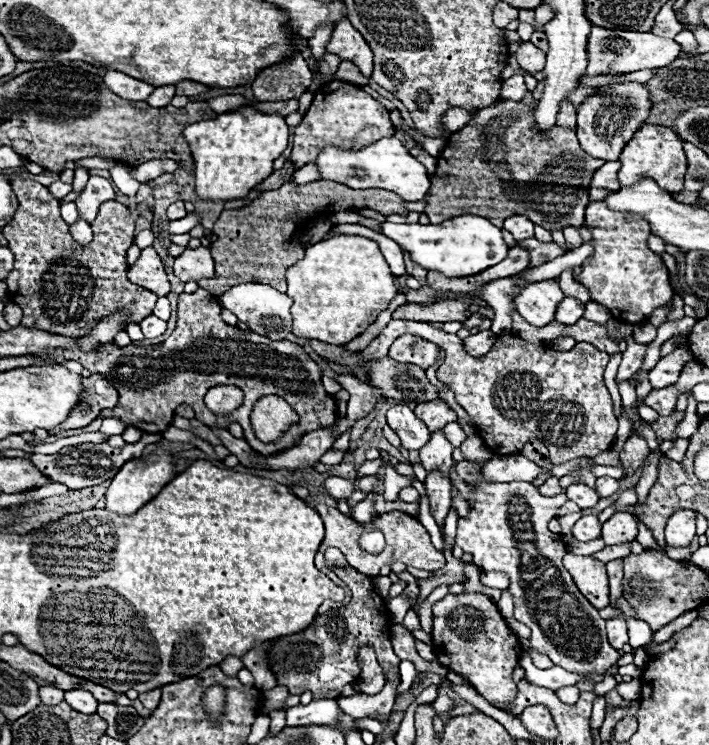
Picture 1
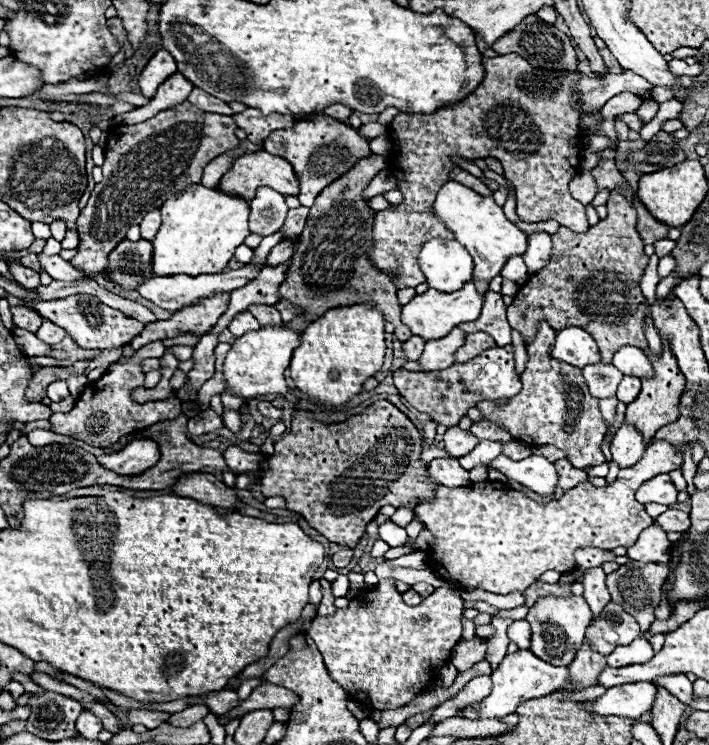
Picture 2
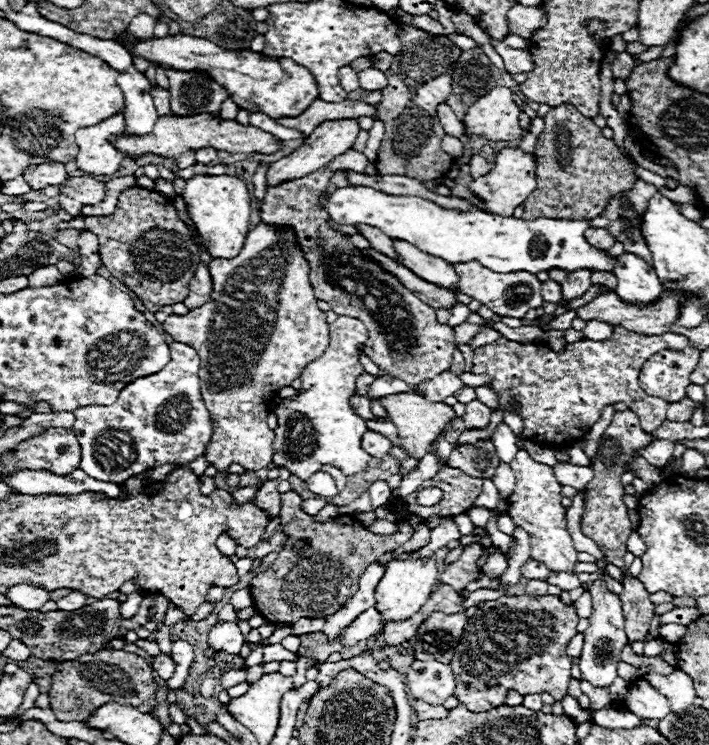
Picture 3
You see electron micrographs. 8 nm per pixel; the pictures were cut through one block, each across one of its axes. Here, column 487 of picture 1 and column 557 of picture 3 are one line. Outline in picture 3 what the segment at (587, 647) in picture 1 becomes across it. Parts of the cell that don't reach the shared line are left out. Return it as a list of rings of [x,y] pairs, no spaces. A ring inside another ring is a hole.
[[[518,450],[516,460],[512,460],[510,468],[512,472],[516,472],[516,488],[508,498],[508,516],[514,520],[516,526],[528,532],[532,560],[546,564],[554,572],[574,572],[574,564],[578,562],[578,558],[566,526],[564,508],[560,504],[560,482],[556,480],[554,470],[546,464],[532,460],[526,450]]]

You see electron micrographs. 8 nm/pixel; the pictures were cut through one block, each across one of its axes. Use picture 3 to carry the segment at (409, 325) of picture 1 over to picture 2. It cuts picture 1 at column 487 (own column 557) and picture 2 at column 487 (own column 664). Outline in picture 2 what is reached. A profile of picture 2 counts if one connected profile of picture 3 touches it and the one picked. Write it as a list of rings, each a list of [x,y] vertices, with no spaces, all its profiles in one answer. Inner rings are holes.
[[[542,322],[536,338],[526,346],[528,364],[522,374],[522,390],[510,398],[504,410],[490,410],[490,404],[486,402],[480,402],[478,410],[482,410],[486,420],[498,422],[518,440],[534,440],[534,446],[552,444],[564,450],[576,468],[598,466],[604,462],[600,446],[606,434],[606,422],[600,414],[598,398],[590,396],[580,368],[572,368],[570,364],[552,358],[554,338],[556,332],[546,322]],[[476,332],[476,334],[468,334],[466,344],[460,348],[460,352],[456,352],[456,362],[466,362],[470,358],[474,358],[476,354],[495,347],[495,341],[492,336],[485,332]]]

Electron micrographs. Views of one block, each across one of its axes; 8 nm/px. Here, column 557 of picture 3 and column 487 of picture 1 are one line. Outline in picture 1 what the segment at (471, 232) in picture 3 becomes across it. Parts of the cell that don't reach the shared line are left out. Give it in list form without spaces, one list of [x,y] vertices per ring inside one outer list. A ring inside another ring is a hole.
[[[462,214],[442,224],[394,224],[380,222],[380,232],[390,240],[398,242],[416,264],[426,270],[436,270],[446,276],[474,276],[490,266],[496,266],[508,256],[510,246],[506,244],[502,230],[490,224],[486,218],[476,214]]]

